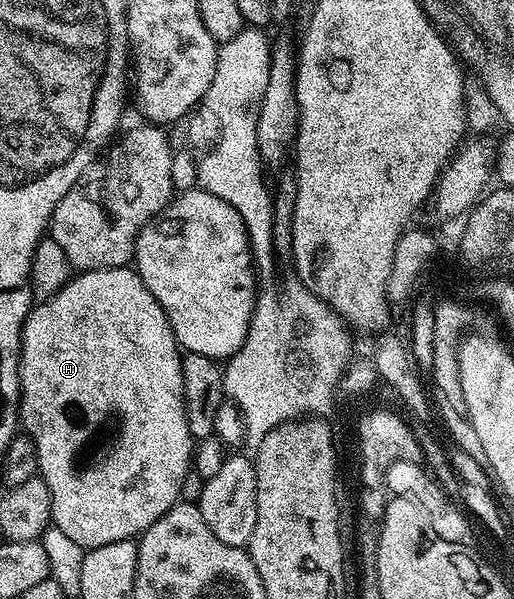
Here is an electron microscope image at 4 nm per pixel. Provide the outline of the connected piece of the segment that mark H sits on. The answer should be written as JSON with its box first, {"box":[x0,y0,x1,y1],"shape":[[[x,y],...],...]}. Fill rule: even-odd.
{"box":[17,267,195,551],"shape":[[[129,267],[119,269],[90,269],[76,274],[68,283],[47,301],[34,304],[29,318],[21,328],[21,351],[17,358],[17,370],[21,380],[19,421],[25,424],[24,432],[34,441],[37,452],[39,476],[49,489],[53,500],[52,524],[73,539],[85,551],[98,549],[107,543],[140,538],[145,530],[169,509],[178,504],[184,475],[191,468],[195,448],[194,438],[189,435],[185,396],[183,395],[183,371],[181,370],[182,350],[173,336],[163,307],[147,291],[143,279]]]}

